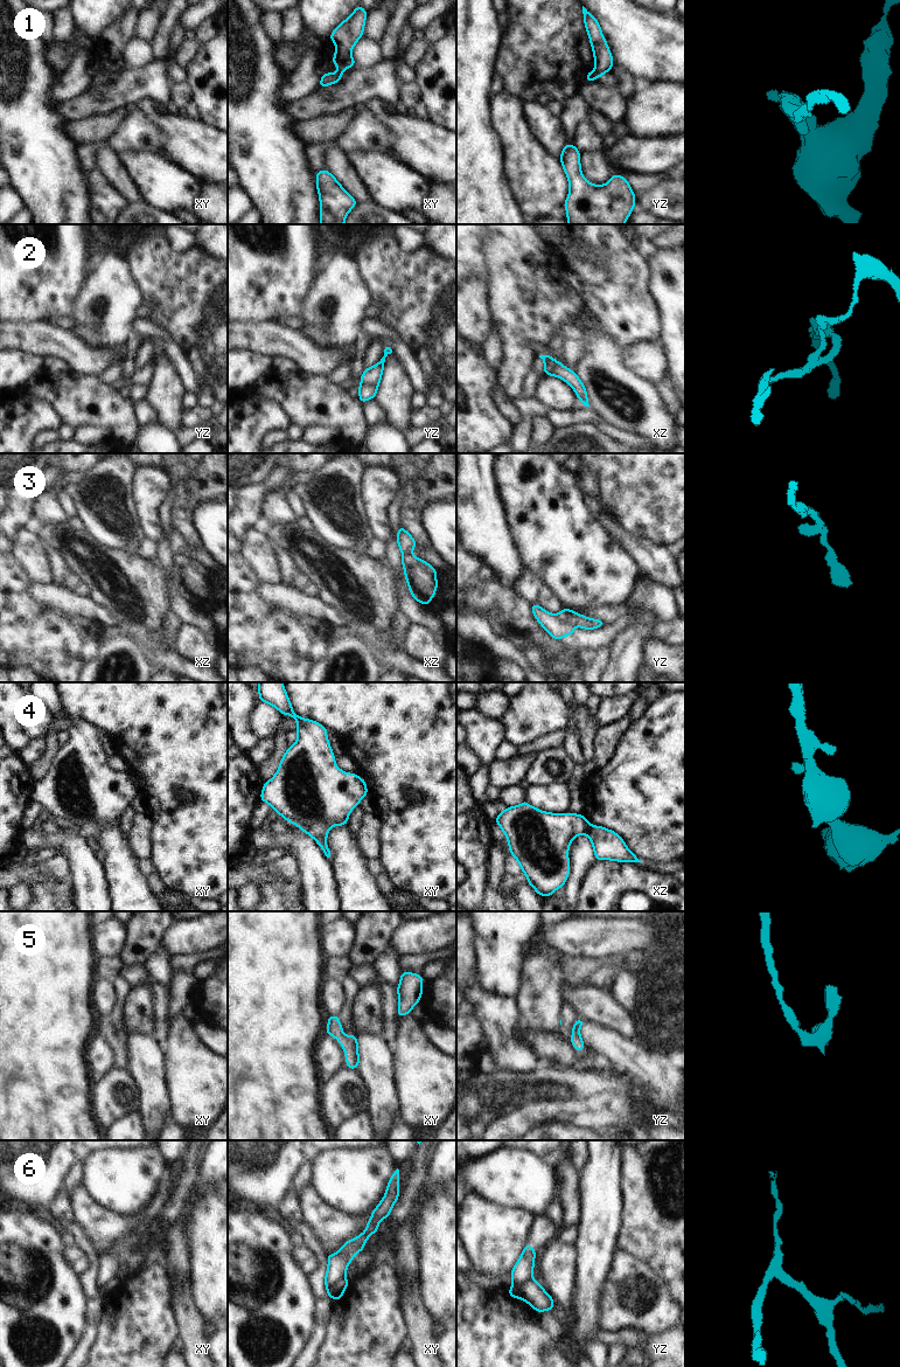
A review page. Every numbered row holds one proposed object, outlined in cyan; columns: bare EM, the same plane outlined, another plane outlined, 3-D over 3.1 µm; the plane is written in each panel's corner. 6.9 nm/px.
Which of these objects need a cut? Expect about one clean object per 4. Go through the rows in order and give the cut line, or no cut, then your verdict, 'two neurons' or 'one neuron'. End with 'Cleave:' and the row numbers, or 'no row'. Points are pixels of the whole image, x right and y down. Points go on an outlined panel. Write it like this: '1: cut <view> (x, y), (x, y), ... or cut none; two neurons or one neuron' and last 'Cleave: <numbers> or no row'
1: cut yz (595, 69), (604, 73); two neurons
2: cut xz (545, 358), (551, 361), (553, 374); two neurons
3: cut yz (556, 615), (560, 620), (572, 626); two neurons
4: cut xz (591, 825), (584, 833); two neurons
5: cut none; one neuron
6: cut yz (531, 1277), (516, 1285), (521, 1298); two neurons
Cleave: 1, 2, 3, 4, 6

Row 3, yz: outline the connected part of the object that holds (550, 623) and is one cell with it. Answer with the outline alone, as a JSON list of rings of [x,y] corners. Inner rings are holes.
[[[530,604],[536,620],[542,627],[556,640],[561,639],[574,633],[572,625],[563,623],[558,619],[557,615],[545,611],[538,604]]]

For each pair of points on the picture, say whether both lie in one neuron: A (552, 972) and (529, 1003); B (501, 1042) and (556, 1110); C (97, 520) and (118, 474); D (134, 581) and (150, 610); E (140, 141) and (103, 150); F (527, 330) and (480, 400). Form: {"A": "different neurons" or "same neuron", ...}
{"A": "same neuron", "B": "different neurons", "C": "same neuron", "D": "same neuron", "E": "different neurons", "F": "different neurons"}

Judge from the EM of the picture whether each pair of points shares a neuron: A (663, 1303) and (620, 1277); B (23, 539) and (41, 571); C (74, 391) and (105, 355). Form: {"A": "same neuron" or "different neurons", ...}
{"A": "same neuron", "B": "same neuron", "C": "different neurons"}

